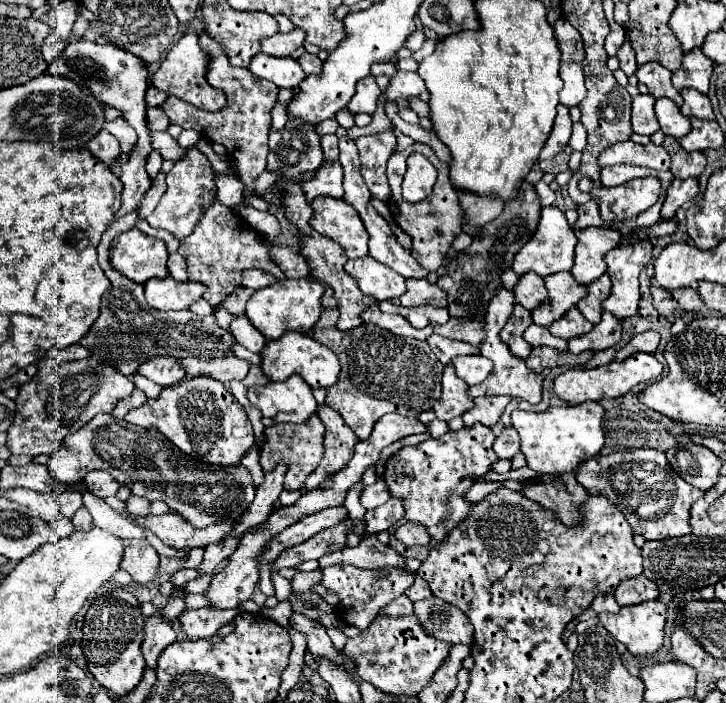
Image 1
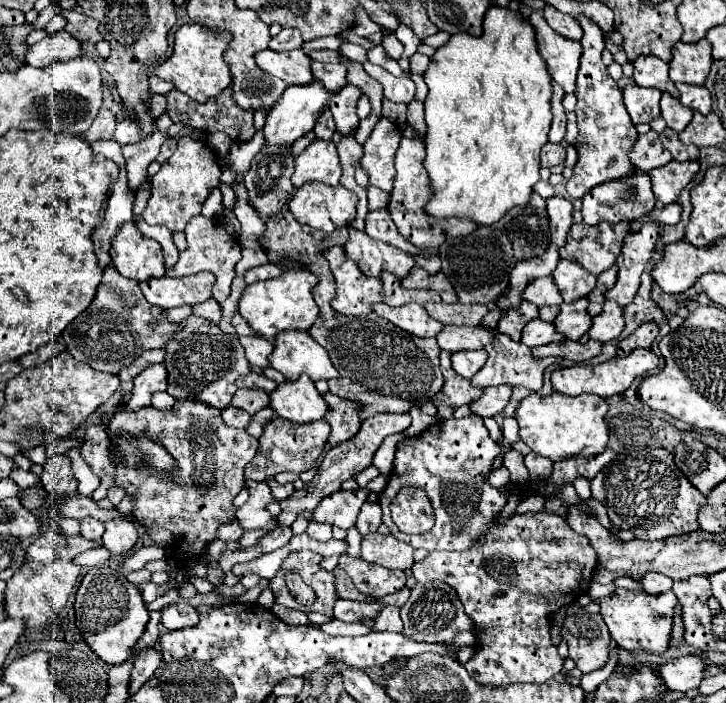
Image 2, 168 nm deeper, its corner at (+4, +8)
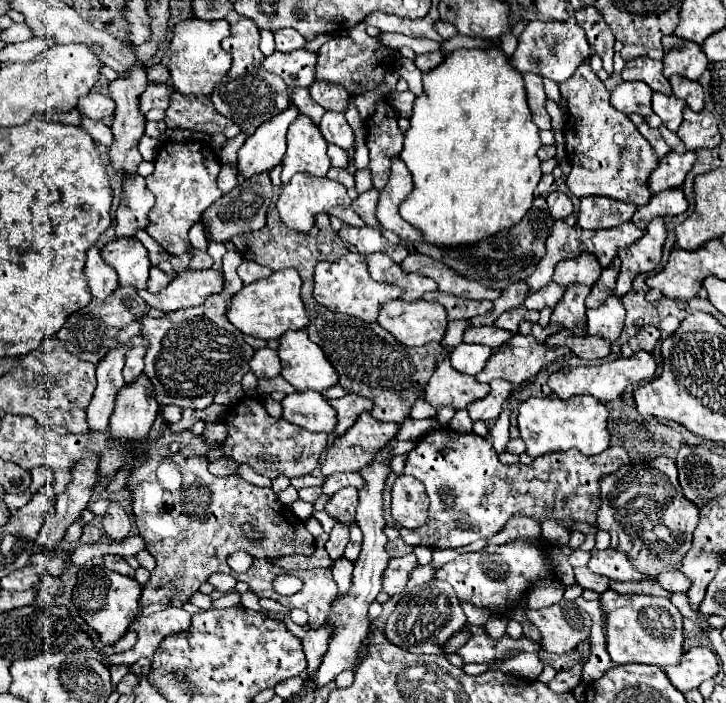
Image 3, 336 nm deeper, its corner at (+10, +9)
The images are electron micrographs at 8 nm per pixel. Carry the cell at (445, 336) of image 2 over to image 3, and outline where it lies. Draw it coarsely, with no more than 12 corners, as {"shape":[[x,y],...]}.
{"shape":[[496,326],[468,328],[464,342],[484,344],[496,350],[514,332]]}

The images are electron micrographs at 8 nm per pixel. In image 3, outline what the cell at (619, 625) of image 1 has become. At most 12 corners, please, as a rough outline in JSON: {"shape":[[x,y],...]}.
{"shape":[[606,590],[614,664],[680,664],[682,614],[668,598]]}

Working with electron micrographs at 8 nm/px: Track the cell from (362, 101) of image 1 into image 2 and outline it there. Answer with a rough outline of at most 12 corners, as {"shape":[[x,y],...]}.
{"shape":[[348,83],[330,101],[336,129],[358,129],[356,103],[362,89]]}

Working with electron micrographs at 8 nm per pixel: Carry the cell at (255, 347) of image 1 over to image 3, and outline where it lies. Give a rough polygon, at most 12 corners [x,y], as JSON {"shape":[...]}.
{"shape":[[274,350],[254,352],[250,368],[256,378],[274,378],[282,364]]}

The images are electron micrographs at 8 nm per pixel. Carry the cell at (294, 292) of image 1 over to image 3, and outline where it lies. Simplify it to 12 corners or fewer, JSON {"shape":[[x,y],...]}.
{"shape":[[294,268],[232,296],[226,318],[240,332],[278,340],[308,314]]}

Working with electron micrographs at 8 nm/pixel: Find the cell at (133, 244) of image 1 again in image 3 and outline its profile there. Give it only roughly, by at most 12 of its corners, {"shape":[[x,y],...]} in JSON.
{"shape":[[116,238],[102,258],[120,286],[146,288],[150,260],[136,238]]}

